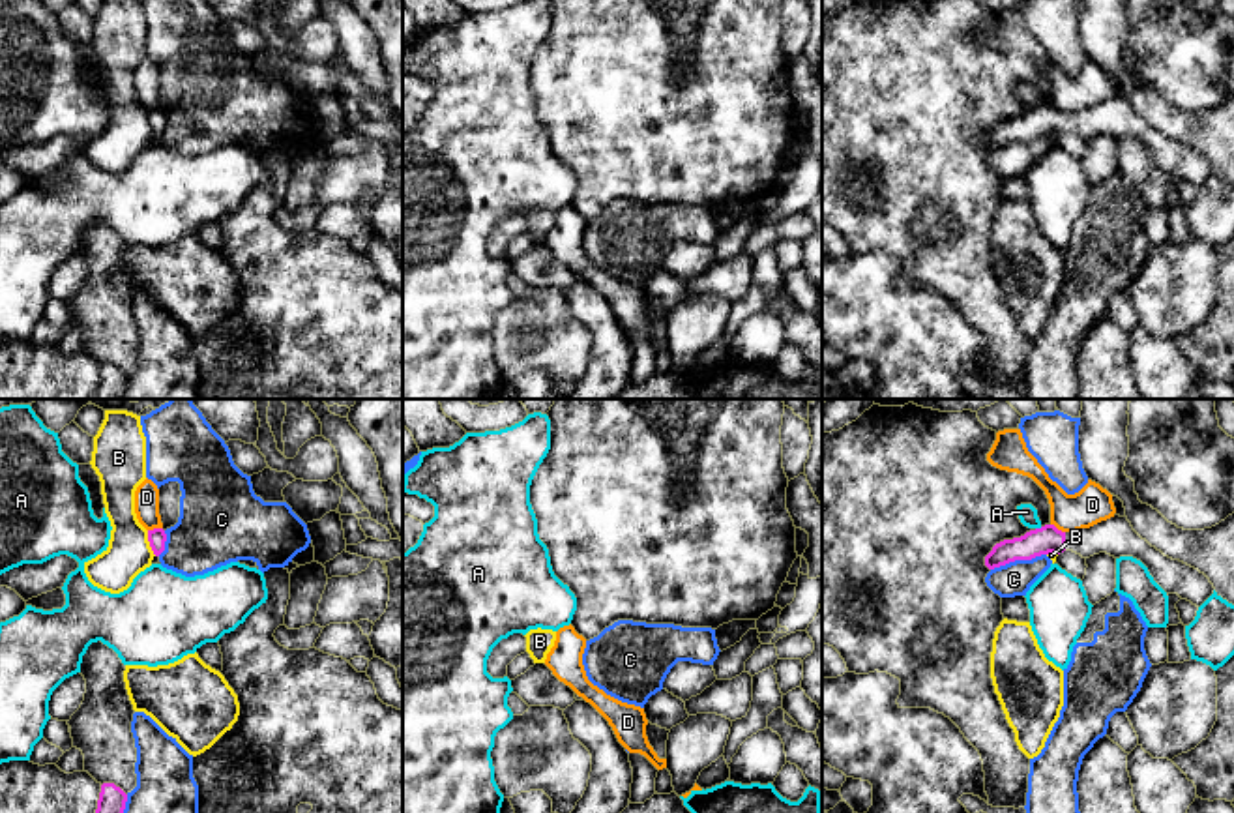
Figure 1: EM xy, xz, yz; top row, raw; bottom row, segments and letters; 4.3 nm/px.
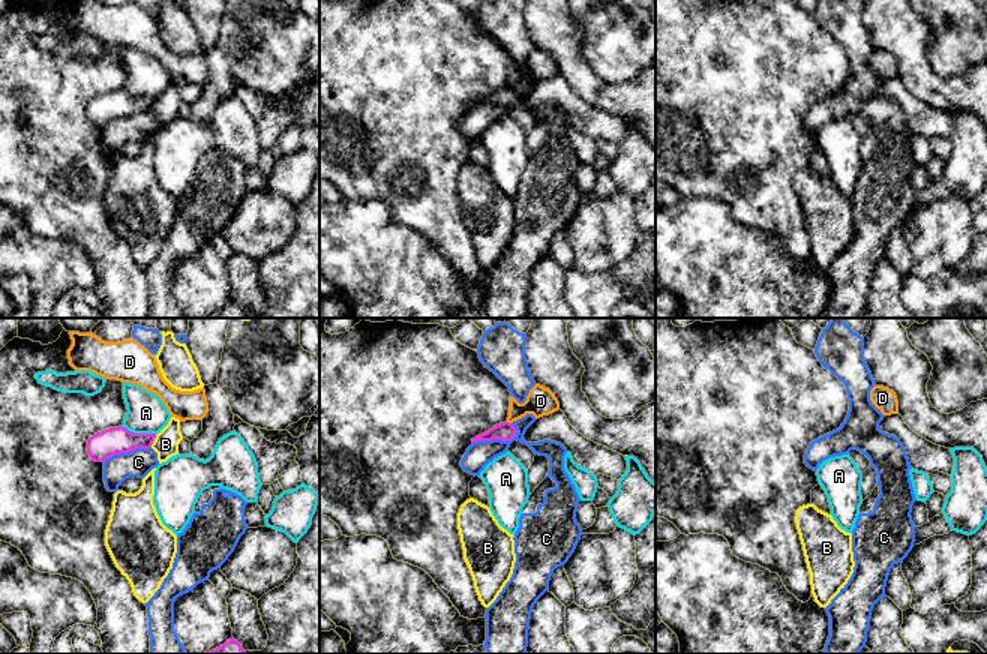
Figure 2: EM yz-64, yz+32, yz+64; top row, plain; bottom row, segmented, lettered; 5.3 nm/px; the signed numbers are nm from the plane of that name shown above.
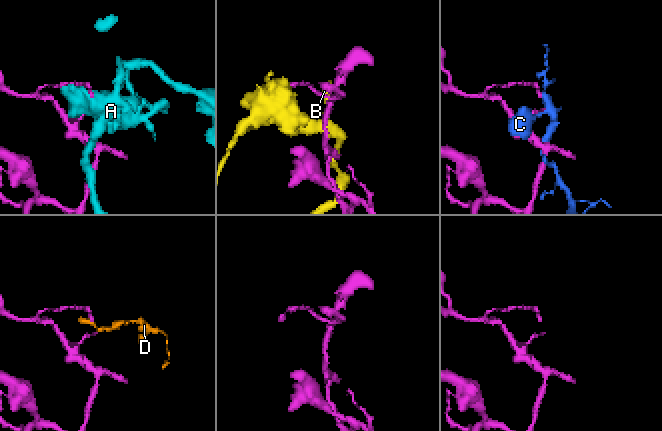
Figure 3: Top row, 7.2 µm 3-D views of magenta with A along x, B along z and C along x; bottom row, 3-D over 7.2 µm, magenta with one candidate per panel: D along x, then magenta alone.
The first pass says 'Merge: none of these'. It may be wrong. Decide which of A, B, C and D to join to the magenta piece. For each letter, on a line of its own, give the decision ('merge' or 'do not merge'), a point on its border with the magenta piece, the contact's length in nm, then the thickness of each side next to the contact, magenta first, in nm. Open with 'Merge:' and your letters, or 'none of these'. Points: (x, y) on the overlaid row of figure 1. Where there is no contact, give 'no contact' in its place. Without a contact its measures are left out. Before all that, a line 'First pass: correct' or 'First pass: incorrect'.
First pass: correct
Merge: none of these
A: do not merge; meets magenta in yz at (1038, 529); contact 30 nm long; 120 nm thick on the magenta side, 80 nm on the other
B: do not merge; meets magenta in xy at (150, 544); contact 120 nm long; 70 nm thick on the magenta side, 190 nm on the other
C: do not merge; meets magenta in yz at (1017, 559); contact 260 nm long; 120 nm thick on the magenta side, 140 nm on the other
D: do not merge; meets magenta in xy at (154, 529); contact 70 nm long; 70 nm thick on the magenta side, 110 nm on the other

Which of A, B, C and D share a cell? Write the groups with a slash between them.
A / B / C / D

